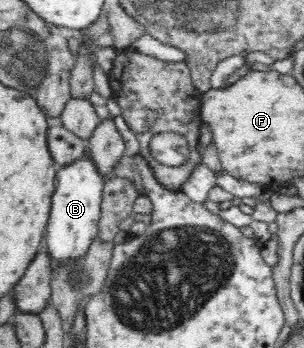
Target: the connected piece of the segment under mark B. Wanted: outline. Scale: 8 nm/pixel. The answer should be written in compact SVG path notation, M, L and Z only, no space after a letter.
M87 147L77 159L57 169L54 179L55 191L51 196L49 219L43 242L54 264L58 264L73 258L79 259L88 250L92 240L98 237L102 191L106 178L99 172Z

